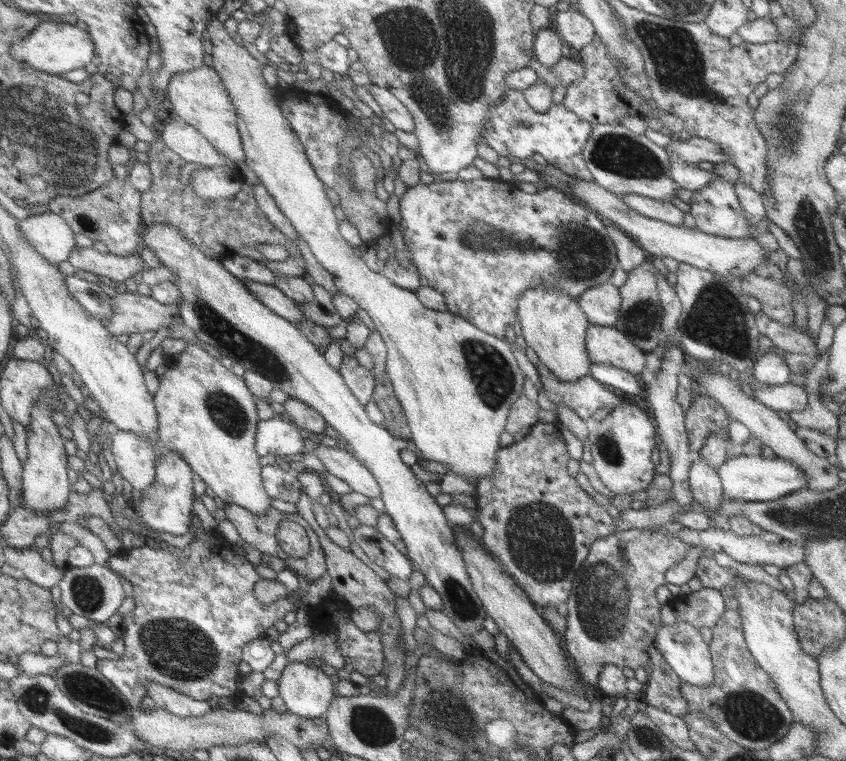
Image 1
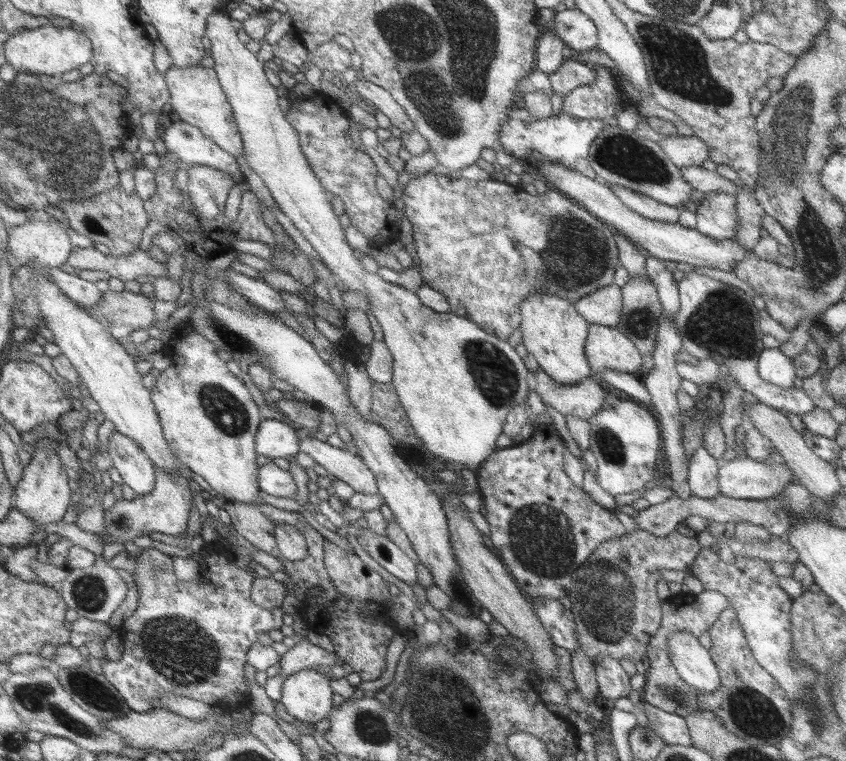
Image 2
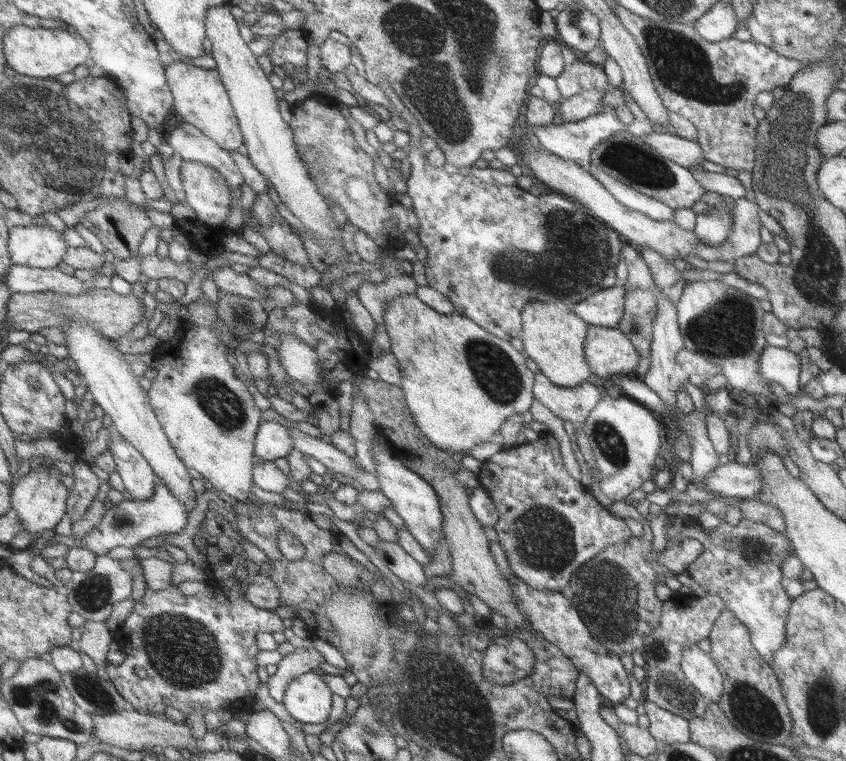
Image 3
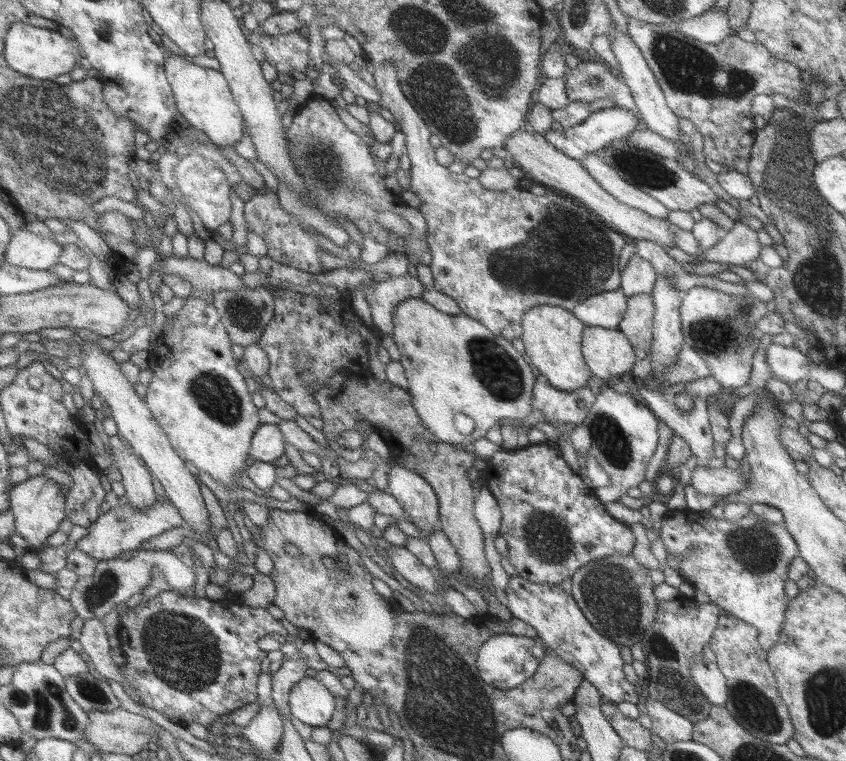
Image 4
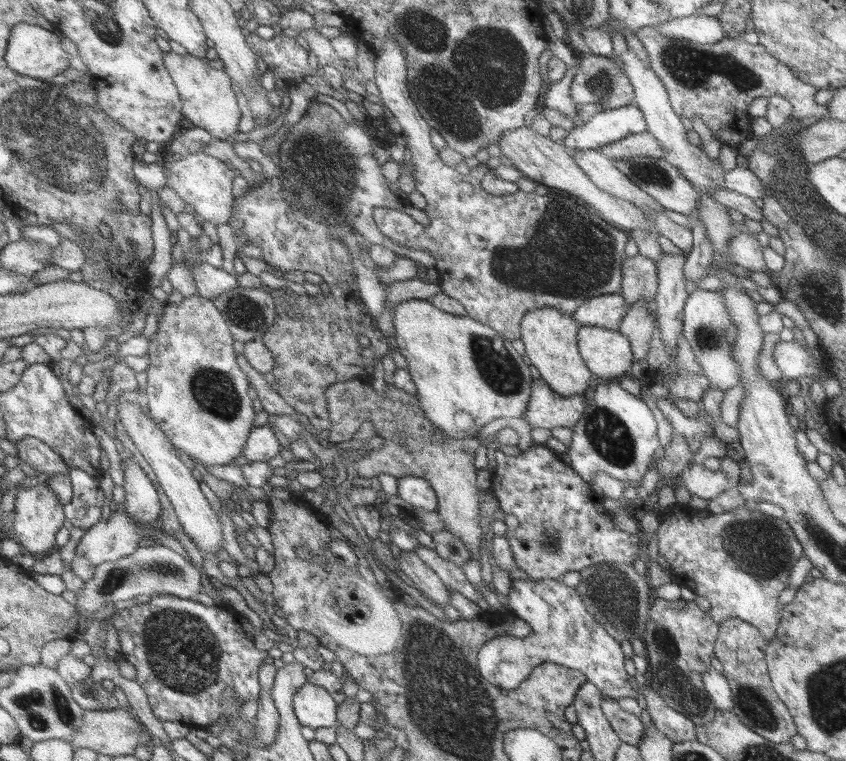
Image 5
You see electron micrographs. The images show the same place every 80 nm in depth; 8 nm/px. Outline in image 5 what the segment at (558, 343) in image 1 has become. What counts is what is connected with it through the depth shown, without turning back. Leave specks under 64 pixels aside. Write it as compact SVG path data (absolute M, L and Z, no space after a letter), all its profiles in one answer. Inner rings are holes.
M548 306L529 311L522 322L522 337L525 354L540 373L543 383L553 392L565 397L579 397L589 384L589 369L577 352L576 334L579 325L571 315L561 314Z

